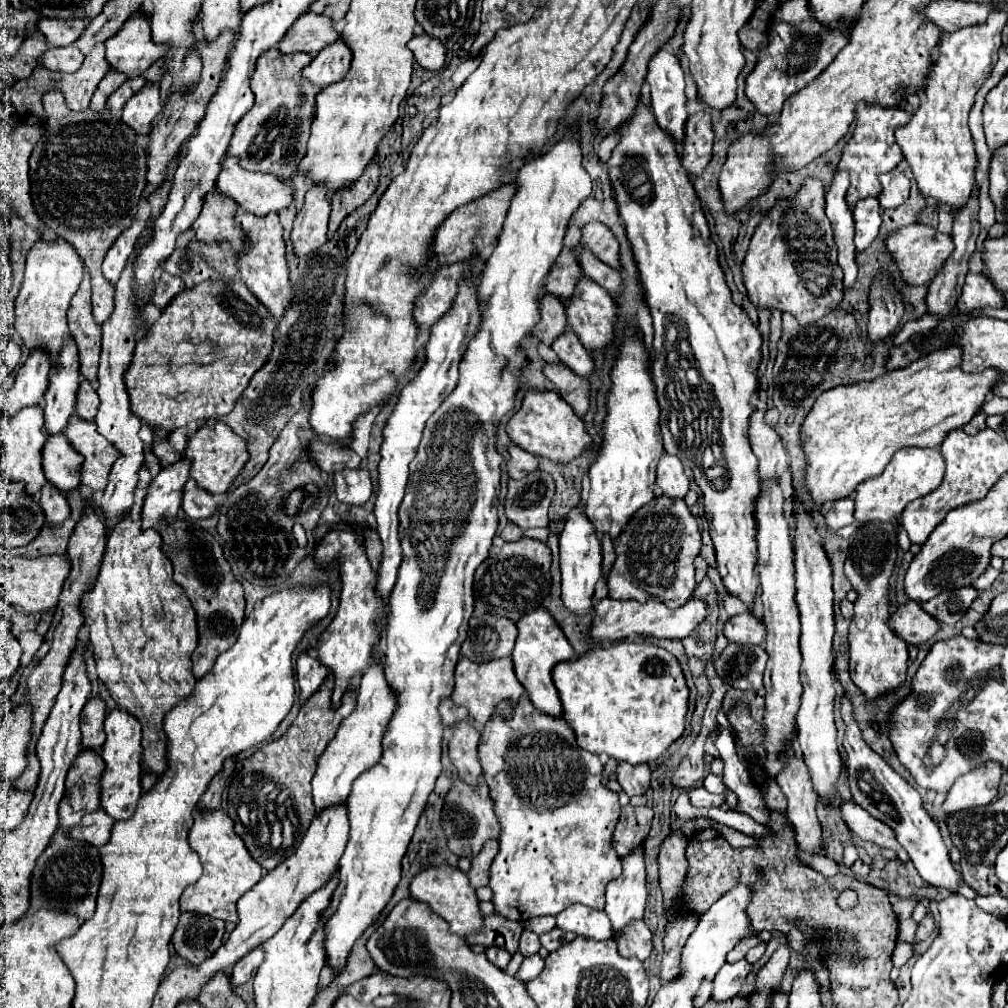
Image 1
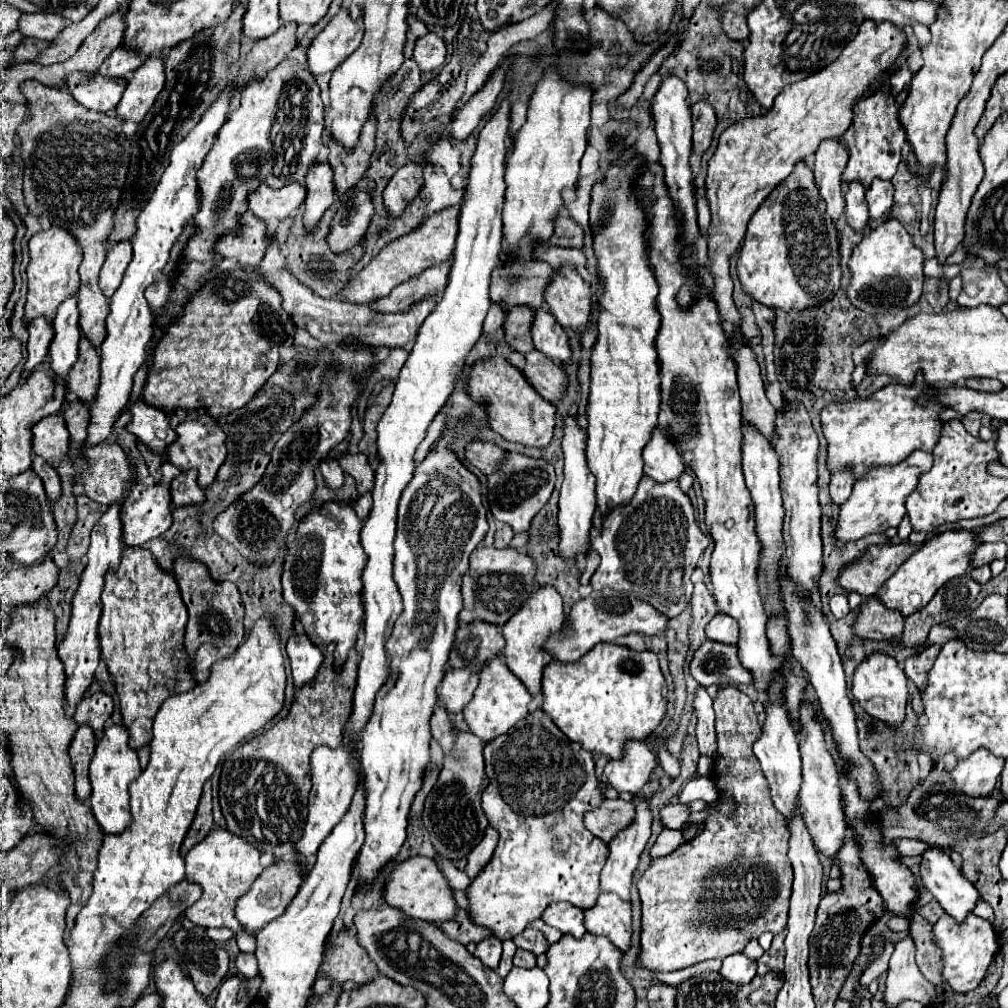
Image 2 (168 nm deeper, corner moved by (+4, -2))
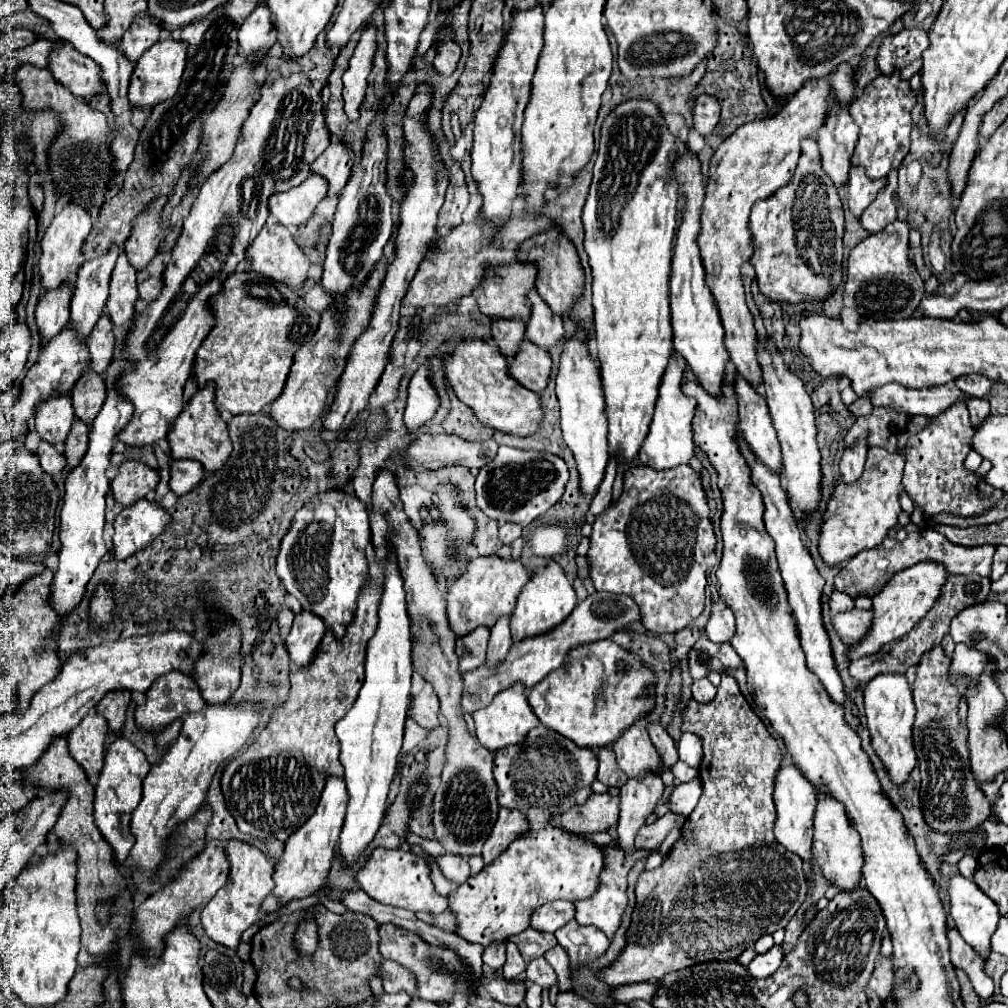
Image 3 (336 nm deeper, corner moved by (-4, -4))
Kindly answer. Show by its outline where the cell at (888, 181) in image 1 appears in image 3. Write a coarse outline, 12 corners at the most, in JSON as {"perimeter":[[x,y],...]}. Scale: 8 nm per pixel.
{"perimeter":[[897,171],[861,215],[867,231],[879,233],[897,219]]}

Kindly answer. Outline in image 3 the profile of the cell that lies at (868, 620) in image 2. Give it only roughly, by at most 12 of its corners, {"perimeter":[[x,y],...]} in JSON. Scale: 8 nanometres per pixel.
{"perimeter":[[873,609],[837,613],[843,643],[859,643],[871,631]]}

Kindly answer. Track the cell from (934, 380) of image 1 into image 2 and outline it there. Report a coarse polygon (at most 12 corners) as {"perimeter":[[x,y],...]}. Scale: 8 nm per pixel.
{"perimeter":[[891,383],[821,411],[829,471],[897,465],[939,439],[929,387]]}

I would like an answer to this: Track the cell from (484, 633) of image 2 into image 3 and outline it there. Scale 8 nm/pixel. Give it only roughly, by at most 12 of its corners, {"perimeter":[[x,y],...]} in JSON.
{"perimeter":[[489,629],[457,637],[459,671],[485,663]]}

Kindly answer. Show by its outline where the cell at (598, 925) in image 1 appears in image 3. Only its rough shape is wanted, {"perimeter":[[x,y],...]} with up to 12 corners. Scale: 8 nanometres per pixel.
{"perimeter":[[553,901],[533,913],[531,927],[555,933],[575,919],[571,901]]}

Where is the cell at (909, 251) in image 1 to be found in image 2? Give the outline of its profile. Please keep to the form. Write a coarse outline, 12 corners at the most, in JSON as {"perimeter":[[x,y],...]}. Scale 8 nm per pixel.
{"perimeter":[[895,217],[853,247],[847,297],[865,313],[915,305],[923,253]]}

